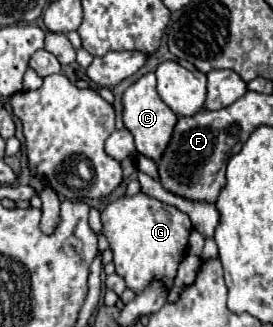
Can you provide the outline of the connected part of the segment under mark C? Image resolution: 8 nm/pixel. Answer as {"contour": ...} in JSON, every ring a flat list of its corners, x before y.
{"contour":[[154,73,142,75,134,85,130,85,124,91,124,95,122,95,122,121,124,121,124,127,134,137,136,151,158,161,162,157,170,137,172,137,172,129,174,129,178,117,174,115,174,111,170,111,170,107,166,107,166,103,162,103,162,99,158,99]]}

